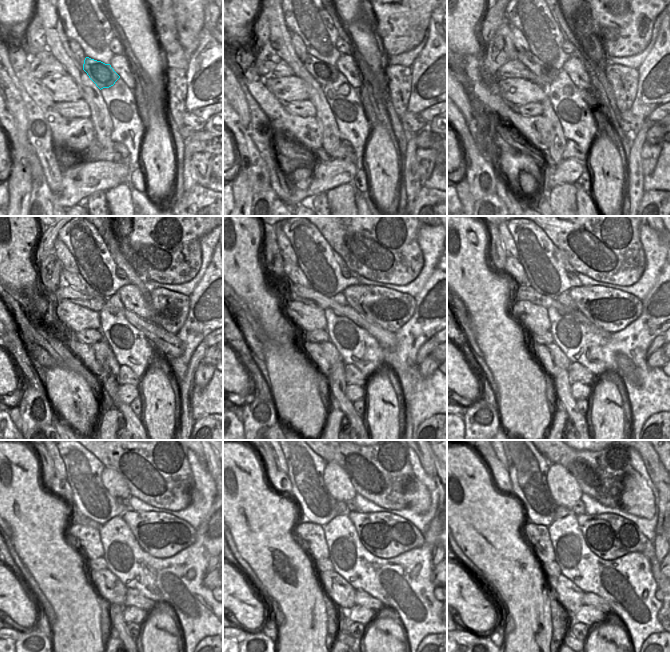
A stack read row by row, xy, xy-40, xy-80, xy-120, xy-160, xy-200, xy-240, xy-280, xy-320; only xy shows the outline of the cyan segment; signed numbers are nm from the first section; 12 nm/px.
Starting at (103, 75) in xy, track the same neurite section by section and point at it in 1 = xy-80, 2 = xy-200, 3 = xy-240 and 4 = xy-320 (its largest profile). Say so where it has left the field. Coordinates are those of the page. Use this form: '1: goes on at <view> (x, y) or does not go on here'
1: goes on at xy-80 (547, 73)
2: goes on at xy-200 (500, 264)
3: goes on at xy-240 (60, 487)
4: goes on at xy-320 (499, 474)

